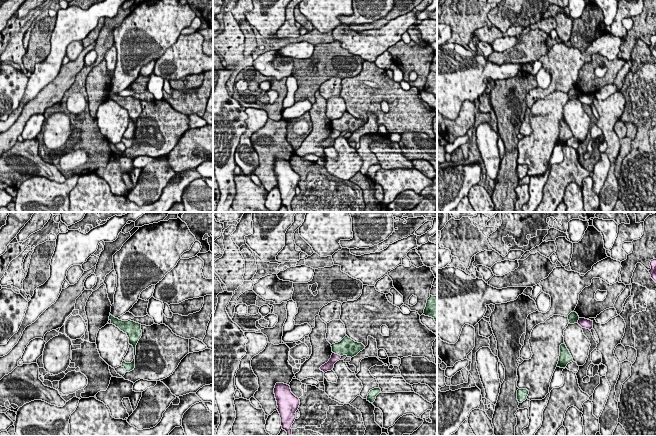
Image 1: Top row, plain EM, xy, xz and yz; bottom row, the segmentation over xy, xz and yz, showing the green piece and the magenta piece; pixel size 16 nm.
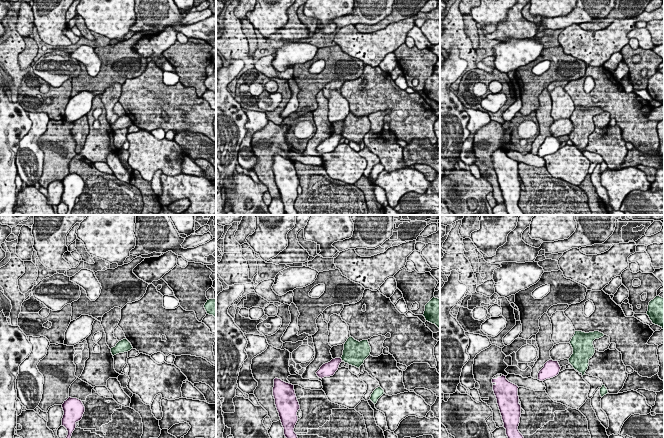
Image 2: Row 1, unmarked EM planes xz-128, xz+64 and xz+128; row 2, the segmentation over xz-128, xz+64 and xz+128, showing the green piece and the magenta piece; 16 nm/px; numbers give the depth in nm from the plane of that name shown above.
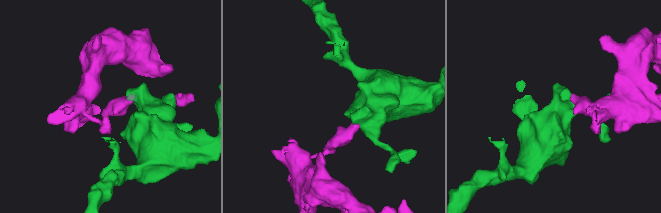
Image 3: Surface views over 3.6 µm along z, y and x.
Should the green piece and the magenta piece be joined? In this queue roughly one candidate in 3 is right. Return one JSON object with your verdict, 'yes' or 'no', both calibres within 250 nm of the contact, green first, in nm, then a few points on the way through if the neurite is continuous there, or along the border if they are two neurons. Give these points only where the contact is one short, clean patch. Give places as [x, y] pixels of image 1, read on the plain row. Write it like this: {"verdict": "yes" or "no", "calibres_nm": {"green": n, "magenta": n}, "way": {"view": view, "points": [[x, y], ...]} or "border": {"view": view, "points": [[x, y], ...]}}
{"verdict": "no", "calibres_nm": {"green": 280, "magenta": 140}, "border": {"view": "xz", "points": [[333, 128], [340, 132]]}}

